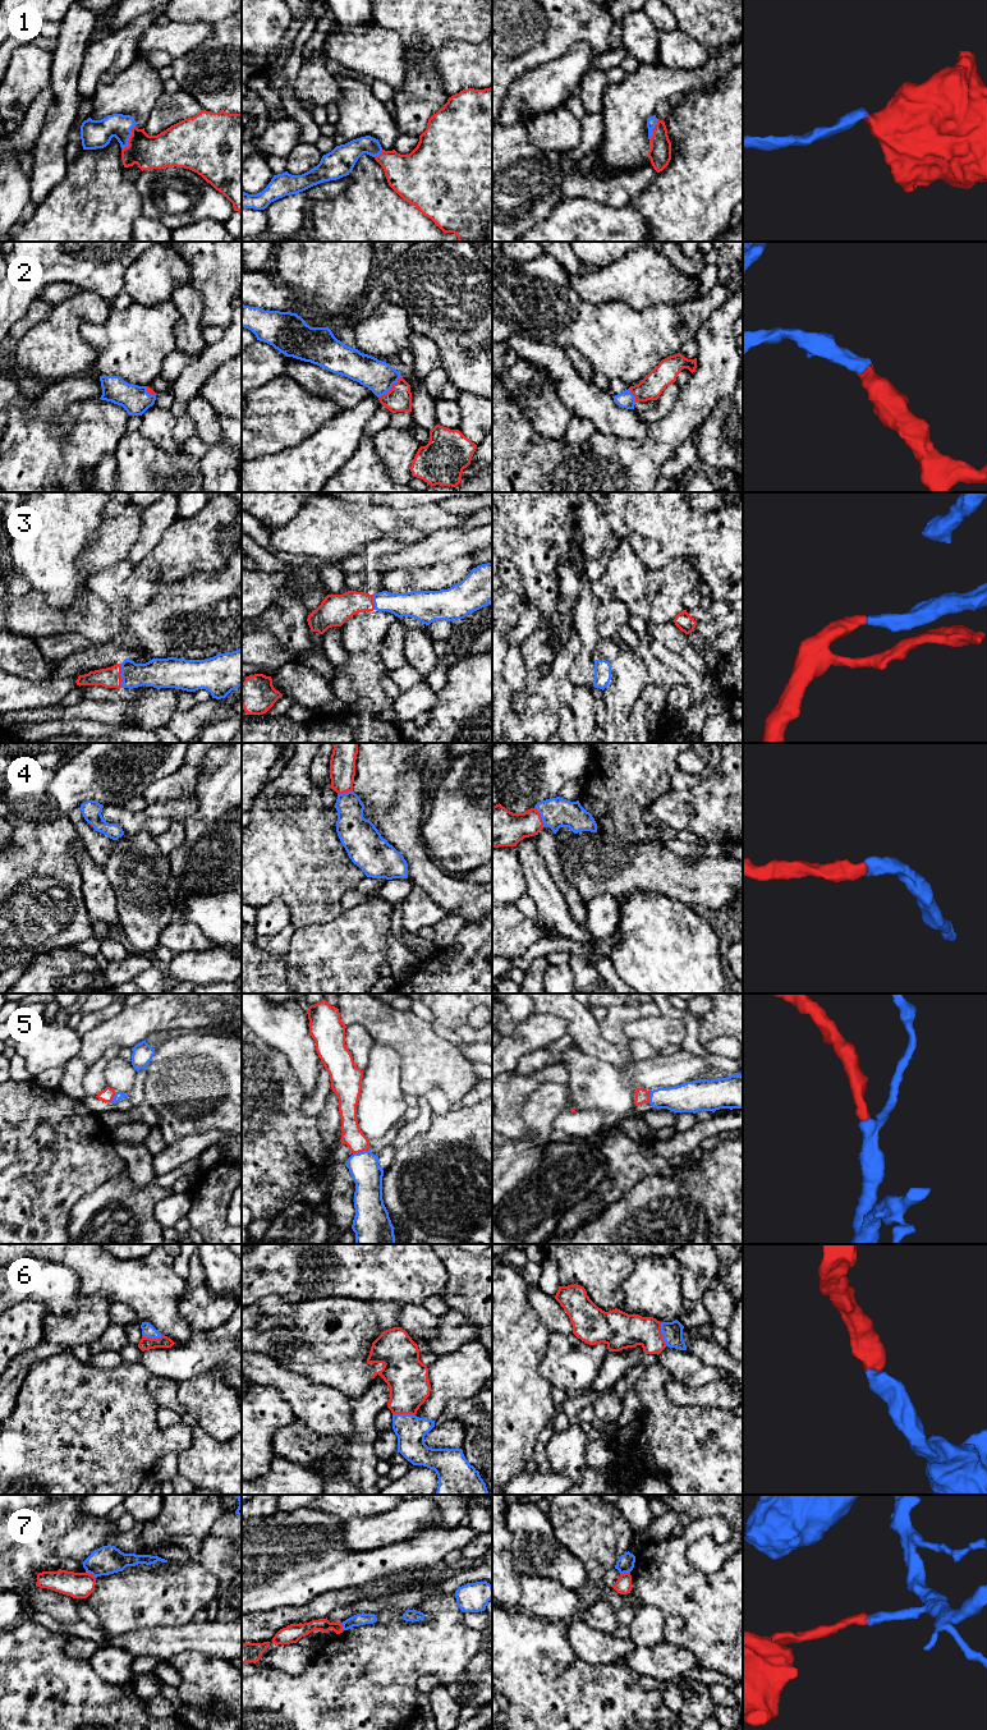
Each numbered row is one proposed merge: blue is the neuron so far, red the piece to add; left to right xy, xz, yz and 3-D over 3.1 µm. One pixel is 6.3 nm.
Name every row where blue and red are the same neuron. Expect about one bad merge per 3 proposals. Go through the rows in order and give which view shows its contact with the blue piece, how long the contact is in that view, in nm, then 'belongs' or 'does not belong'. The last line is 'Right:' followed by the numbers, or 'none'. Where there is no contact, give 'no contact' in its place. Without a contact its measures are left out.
1: yz | 200 nm | belongs
2: xz | 200 nm | belongs
3: xy | 140 nm | belongs
4: yz | 130 nm | belongs
5: xz | 110 nm | belongs
6: yz | 160 nm | belongs
7: xy | 80 nm | does not belong
Right: 1, 2, 3, 4, 5, 6

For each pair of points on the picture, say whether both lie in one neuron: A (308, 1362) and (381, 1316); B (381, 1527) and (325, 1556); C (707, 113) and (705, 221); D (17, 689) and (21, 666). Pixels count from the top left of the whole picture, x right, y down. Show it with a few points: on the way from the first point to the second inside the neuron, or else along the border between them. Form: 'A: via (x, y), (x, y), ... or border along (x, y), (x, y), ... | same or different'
A: via (326, 1344), (339, 1331), (363, 1322) | same
B: border along (341, 1522), (341, 1541), (350, 1550), (375, 1549) | different
C: via (707, 140), (705, 194) | same
D: border along (13, 673), (32, 682), (45, 680), (50, 677) | different

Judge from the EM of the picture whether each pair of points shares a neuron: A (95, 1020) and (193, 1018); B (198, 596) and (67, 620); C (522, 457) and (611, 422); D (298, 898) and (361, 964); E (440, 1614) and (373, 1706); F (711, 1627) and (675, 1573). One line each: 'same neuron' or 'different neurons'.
A: different neurons
B: same neuron
C: different neurons
D: different neurons
E: same neuron
F: same neuron

